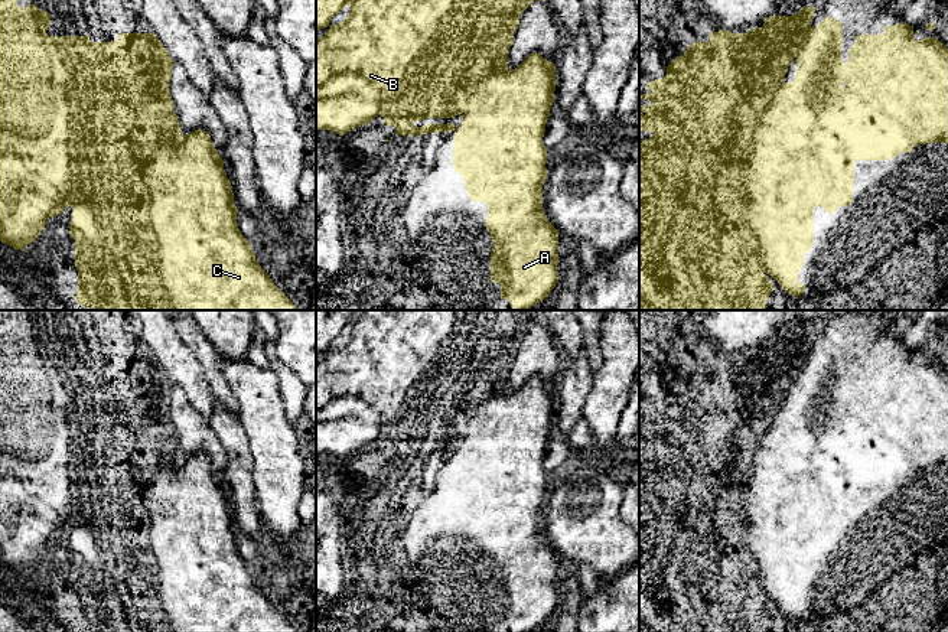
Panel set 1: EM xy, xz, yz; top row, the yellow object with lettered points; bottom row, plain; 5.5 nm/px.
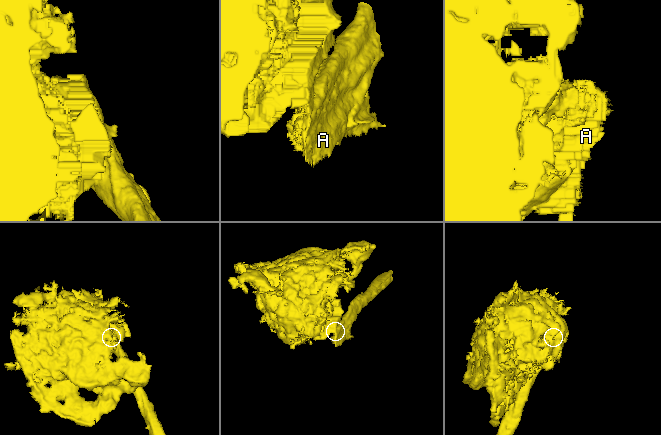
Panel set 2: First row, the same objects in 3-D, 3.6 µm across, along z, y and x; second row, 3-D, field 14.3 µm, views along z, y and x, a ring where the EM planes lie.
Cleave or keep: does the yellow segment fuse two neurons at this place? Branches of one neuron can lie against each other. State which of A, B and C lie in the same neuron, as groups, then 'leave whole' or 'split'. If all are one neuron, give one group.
A C / B; split

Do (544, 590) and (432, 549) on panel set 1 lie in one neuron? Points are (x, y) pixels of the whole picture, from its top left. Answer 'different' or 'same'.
same

